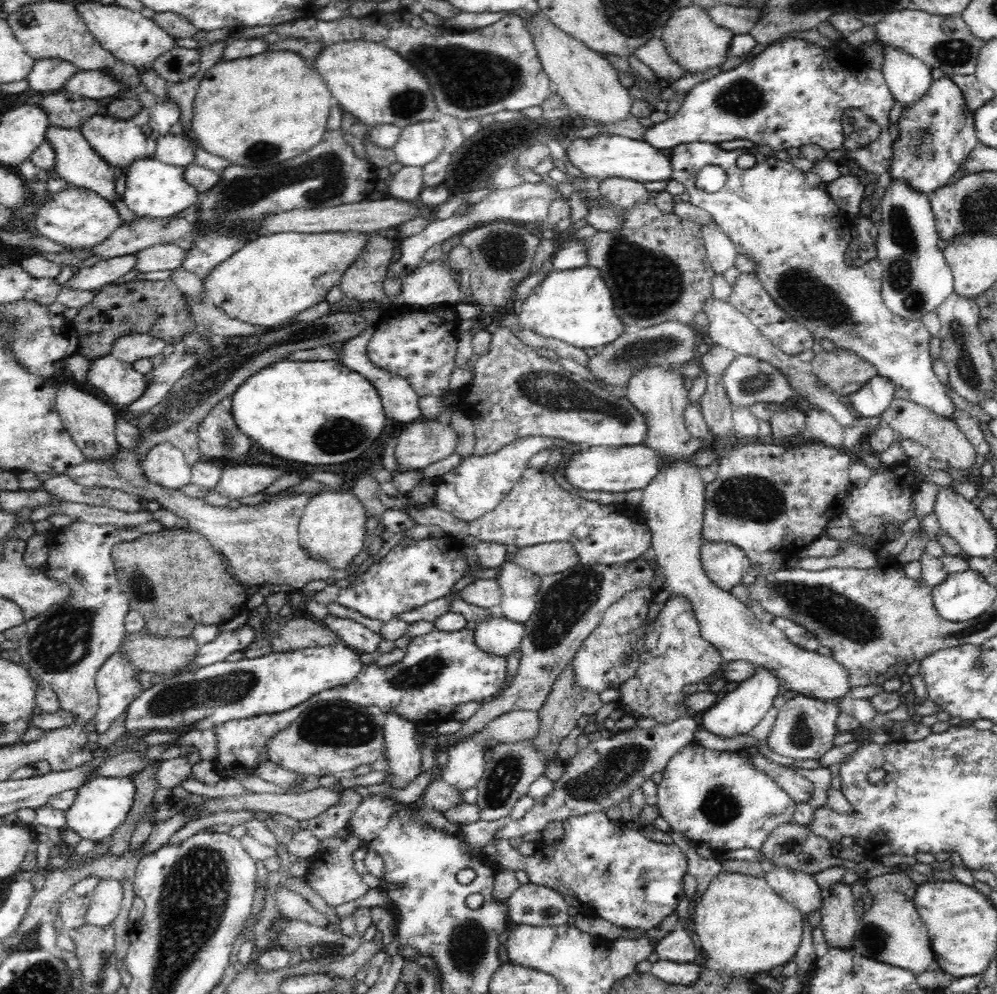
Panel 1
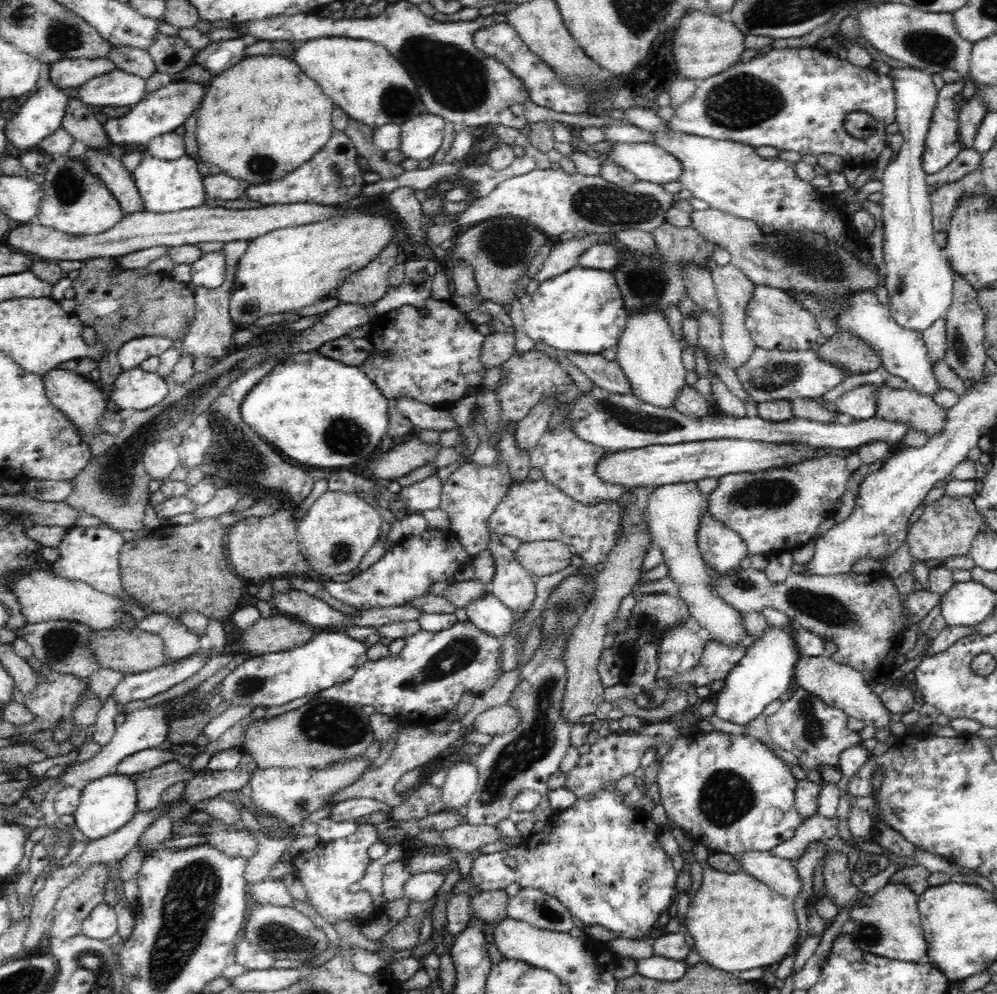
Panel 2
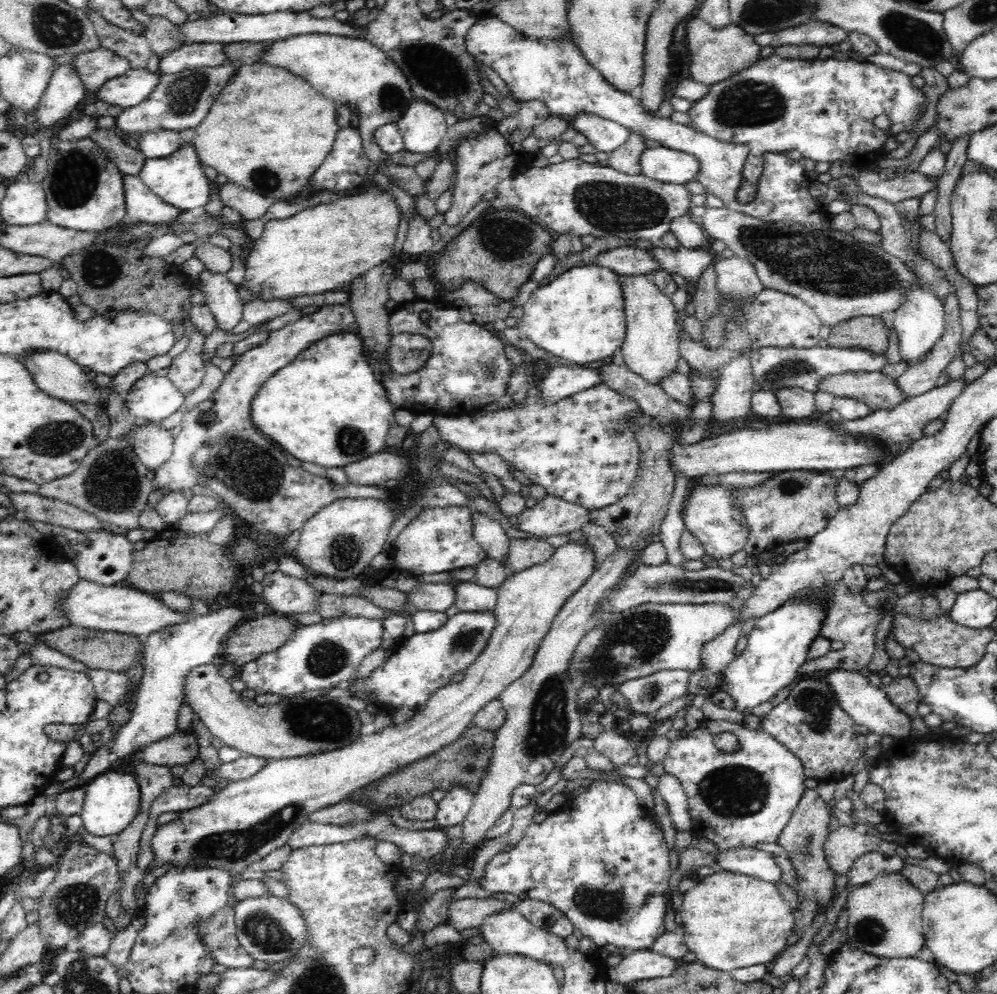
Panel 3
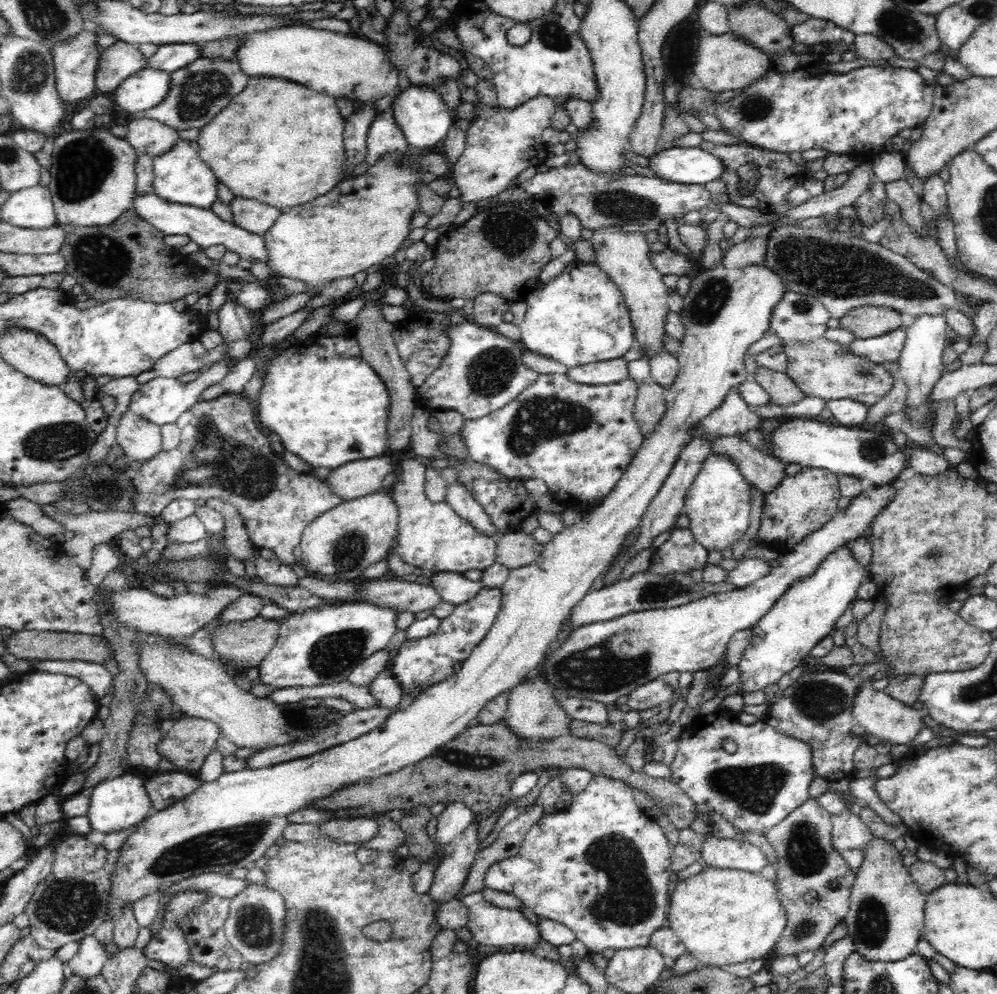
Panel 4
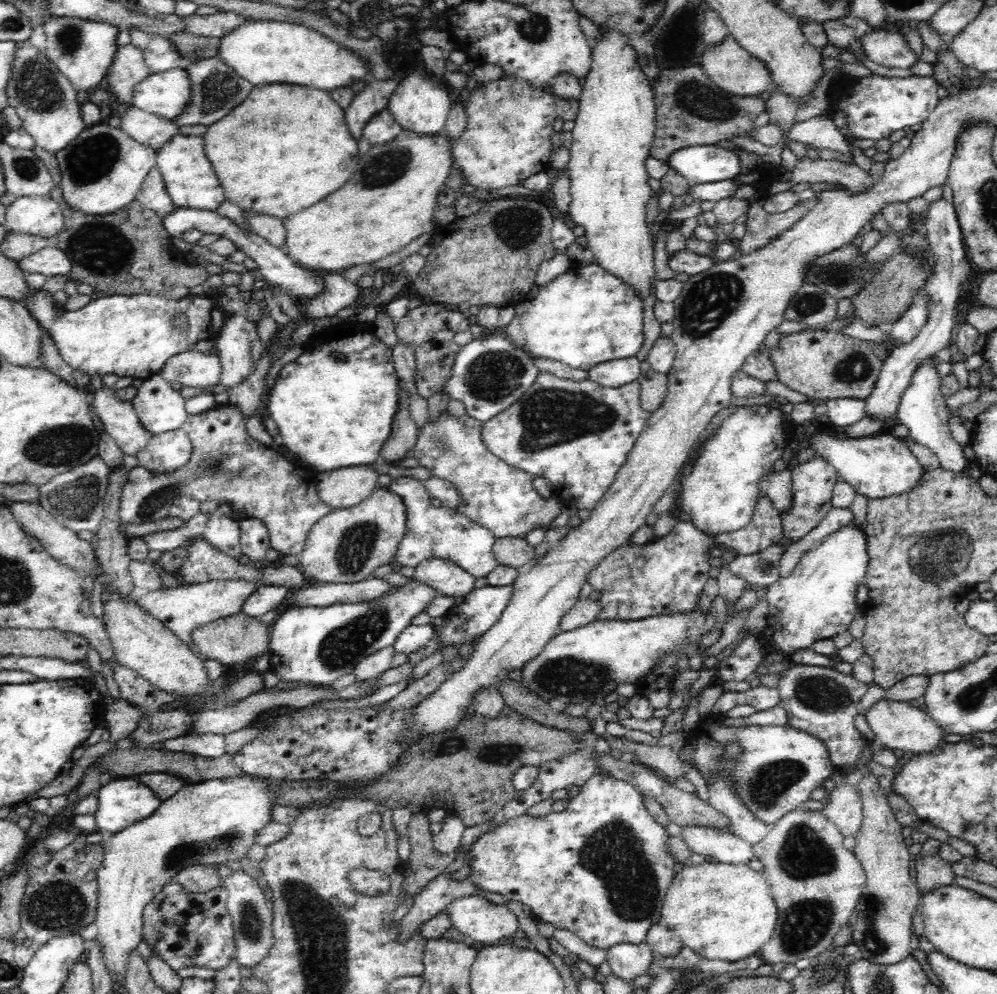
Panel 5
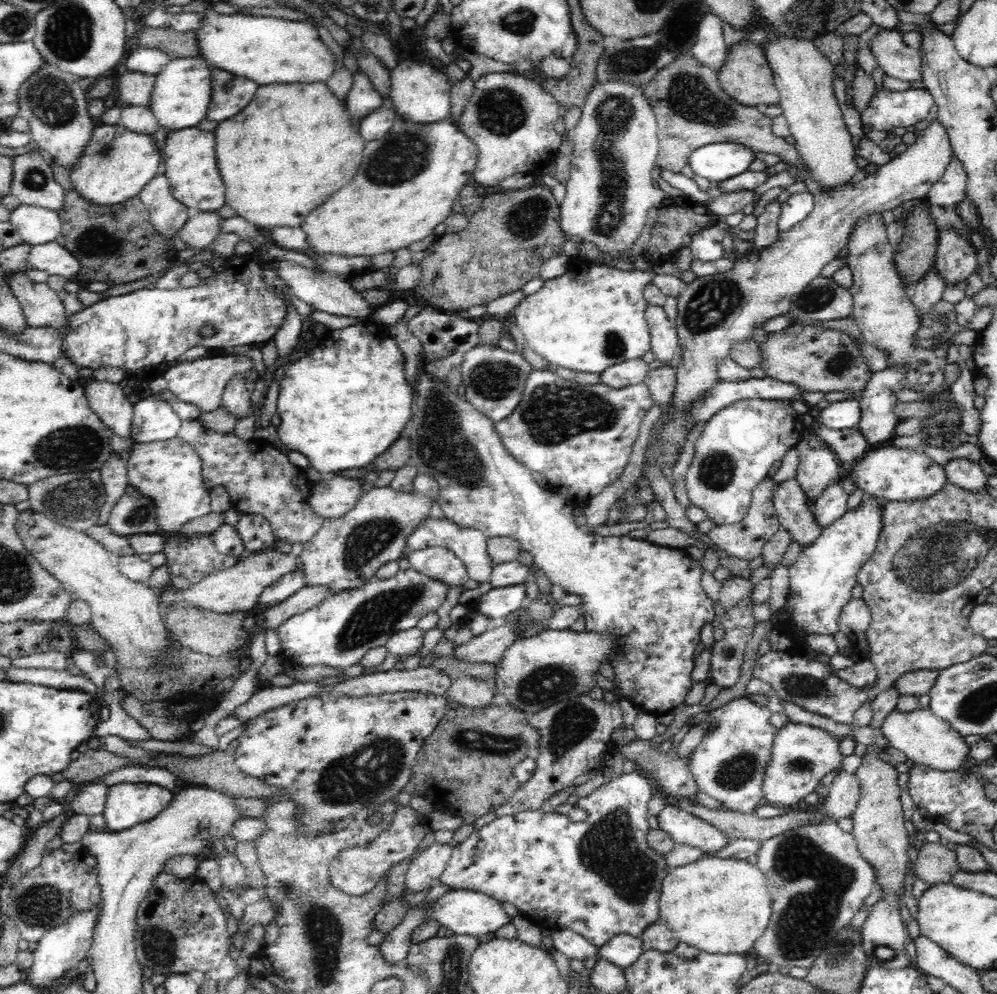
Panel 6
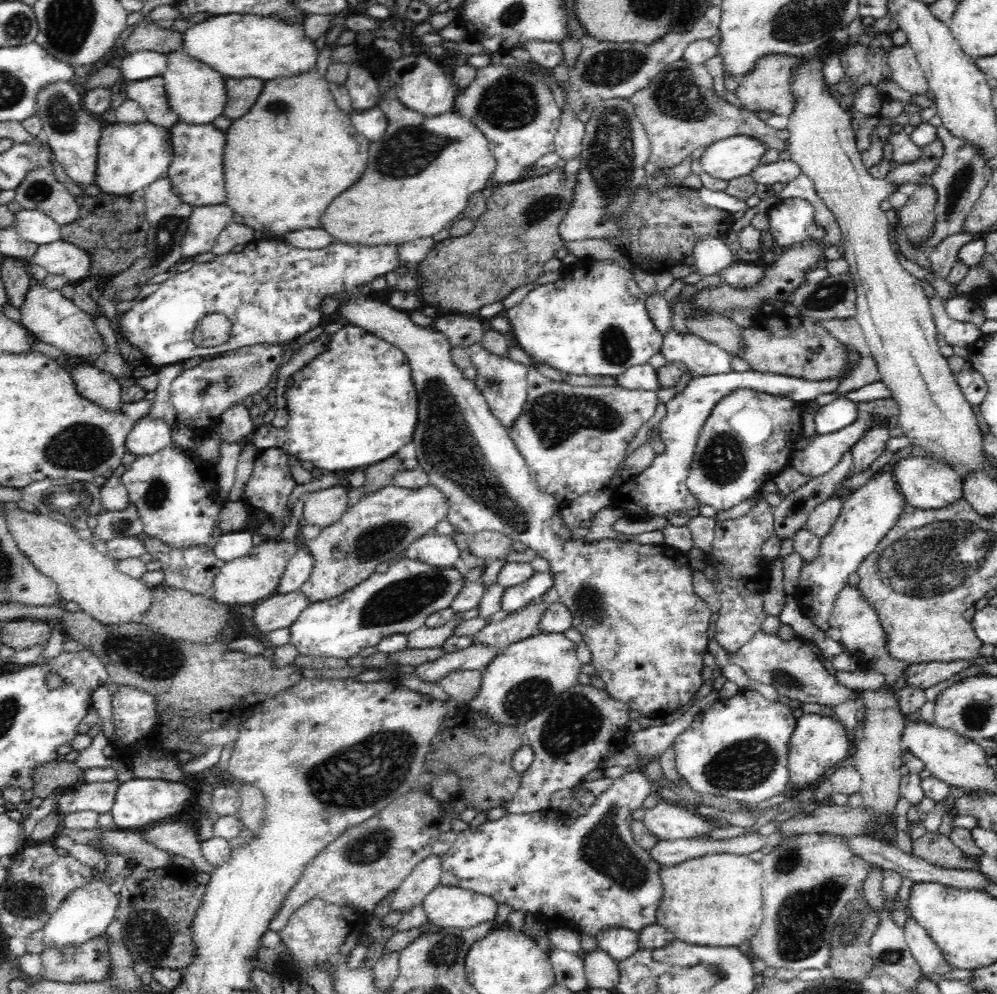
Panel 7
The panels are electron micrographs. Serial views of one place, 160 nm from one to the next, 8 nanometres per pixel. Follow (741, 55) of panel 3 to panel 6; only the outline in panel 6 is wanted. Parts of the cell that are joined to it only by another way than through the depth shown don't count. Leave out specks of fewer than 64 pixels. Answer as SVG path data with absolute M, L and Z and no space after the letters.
M734 45L728 52L720 73L717 74L721 88L746 107L765 108L781 102L780 93L777 92L777 86L774 84L773 69L770 68L765 54L760 46Z

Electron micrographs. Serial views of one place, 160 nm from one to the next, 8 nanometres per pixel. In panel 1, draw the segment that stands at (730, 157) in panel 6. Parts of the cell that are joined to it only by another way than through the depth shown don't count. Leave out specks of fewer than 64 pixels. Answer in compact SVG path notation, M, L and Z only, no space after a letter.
M597 133L589 139L573 138L565 148L570 164L581 170L582 176L593 176L601 181L606 177L618 176L640 183L670 180L673 174L671 159L661 149L654 148L645 140Z

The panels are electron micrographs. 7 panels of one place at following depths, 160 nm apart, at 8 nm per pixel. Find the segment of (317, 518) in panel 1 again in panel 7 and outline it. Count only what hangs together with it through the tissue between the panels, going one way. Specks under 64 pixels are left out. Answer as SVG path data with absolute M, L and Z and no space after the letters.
M391 484L371 493L360 498L338 522L321 529L319 536L303 541L314 559L312 573L299 590L306 595L307 602L325 601L355 588L375 572L378 564L382 564L394 556L403 555L410 546L410 542L433 532L436 524L445 520L448 510L450 510L446 494L438 489L438 486L430 484L418 489L399 488Z

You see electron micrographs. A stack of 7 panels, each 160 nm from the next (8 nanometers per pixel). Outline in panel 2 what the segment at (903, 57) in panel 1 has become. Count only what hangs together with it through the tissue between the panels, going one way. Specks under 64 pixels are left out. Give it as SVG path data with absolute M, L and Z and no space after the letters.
M891 68L887 74L897 88L895 121L903 136L903 145L895 160L883 171L882 226L883 258L886 263L885 287L888 291L889 313L898 326L910 332L926 332L945 315L953 299L954 275L944 257L943 248L934 240L930 210L930 192L922 166L925 140L936 108L938 90L927 70Z

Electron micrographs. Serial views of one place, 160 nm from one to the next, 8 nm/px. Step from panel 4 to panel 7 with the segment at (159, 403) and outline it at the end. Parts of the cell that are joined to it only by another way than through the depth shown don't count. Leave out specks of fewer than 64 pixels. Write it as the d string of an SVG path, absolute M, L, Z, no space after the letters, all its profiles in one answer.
M146 413L141 420L133 424L126 440L127 451L138 456L152 456L173 442L173 427L160 418Z

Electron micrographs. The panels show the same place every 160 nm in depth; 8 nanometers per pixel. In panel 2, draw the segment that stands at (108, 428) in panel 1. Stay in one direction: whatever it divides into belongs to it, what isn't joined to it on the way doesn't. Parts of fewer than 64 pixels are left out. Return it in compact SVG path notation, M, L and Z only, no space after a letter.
M56 367L48 369L46 373L42 374L42 382L49 401L77 425L87 442L92 441L97 434L100 434L96 432L95 427L107 410L106 402L108 400L108 396L103 390L96 388L92 382L84 380L84 375L76 374L75 370L72 372L72 370L60 370Z

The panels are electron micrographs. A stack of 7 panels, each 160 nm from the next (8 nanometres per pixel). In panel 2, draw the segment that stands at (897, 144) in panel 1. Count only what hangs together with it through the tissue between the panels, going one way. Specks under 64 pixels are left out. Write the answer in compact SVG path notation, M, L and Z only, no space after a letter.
M951 81L944 84L938 92L932 123L929 124L928 136L922 153L922 166L926 174L936 174L946 168L962 151L958 141L958 116L954 98L962 92L964 81Z

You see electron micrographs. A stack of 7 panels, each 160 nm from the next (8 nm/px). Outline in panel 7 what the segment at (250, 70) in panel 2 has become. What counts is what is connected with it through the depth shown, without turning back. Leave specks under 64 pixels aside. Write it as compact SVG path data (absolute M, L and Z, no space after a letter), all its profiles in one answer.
M306 69L294 76L266 80L256 104L225 130L225 205L242 215L253 230L272 230L277 235L320 227L326 206L350 184L356 184L368 162L366 136L358 135L350 114L344 113L333 98L330 85L318 69Z

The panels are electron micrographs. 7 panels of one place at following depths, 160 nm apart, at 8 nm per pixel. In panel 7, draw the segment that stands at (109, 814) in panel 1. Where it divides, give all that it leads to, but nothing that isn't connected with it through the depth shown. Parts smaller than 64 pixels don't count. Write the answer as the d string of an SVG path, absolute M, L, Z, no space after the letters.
M123 778L115 794L111 808L113 821L119 829L141 831L158 822L177 818L185 808L186 800L192 799L193 794L188 786L170 780Z

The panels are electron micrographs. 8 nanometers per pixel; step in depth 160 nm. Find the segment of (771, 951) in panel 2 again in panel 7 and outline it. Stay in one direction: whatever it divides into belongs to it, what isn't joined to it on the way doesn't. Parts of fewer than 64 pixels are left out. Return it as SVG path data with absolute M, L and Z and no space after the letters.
M706 853L702 857L693 857L690 860L682 861L680 864L661 866L660 876L663 884L662 900L658 906L657 922L665 928L668 928L675 936L675 940L680 940L684 943L696 945L712 945L712 946L740 946L746 940L751 941L754 932L758 932L764 918L763 907L763 868L756 861L752 861L750 857L737 854L716 854Z

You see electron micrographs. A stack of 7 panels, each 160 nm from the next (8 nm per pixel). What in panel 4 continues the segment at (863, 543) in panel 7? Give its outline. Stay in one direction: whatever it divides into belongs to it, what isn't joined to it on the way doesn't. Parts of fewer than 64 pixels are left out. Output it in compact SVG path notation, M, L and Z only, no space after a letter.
M847 543L832 549L810 576L794 580L772 608L751 627L752 636L738 662L740 670L739 694L758 692L796 668L810 651L833 630L836 620L856 599L856 591L866 578L866 568L860 565L847 547Z

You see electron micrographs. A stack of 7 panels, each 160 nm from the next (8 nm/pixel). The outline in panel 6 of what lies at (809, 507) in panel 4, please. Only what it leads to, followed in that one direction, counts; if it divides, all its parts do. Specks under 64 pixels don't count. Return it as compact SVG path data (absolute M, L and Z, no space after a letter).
M803 439L796 448L800 456L796 481L810 499L811 507L816 505L818 498L828 486L840 480L839 475L844 475L844 472L828 444L812 449Z

